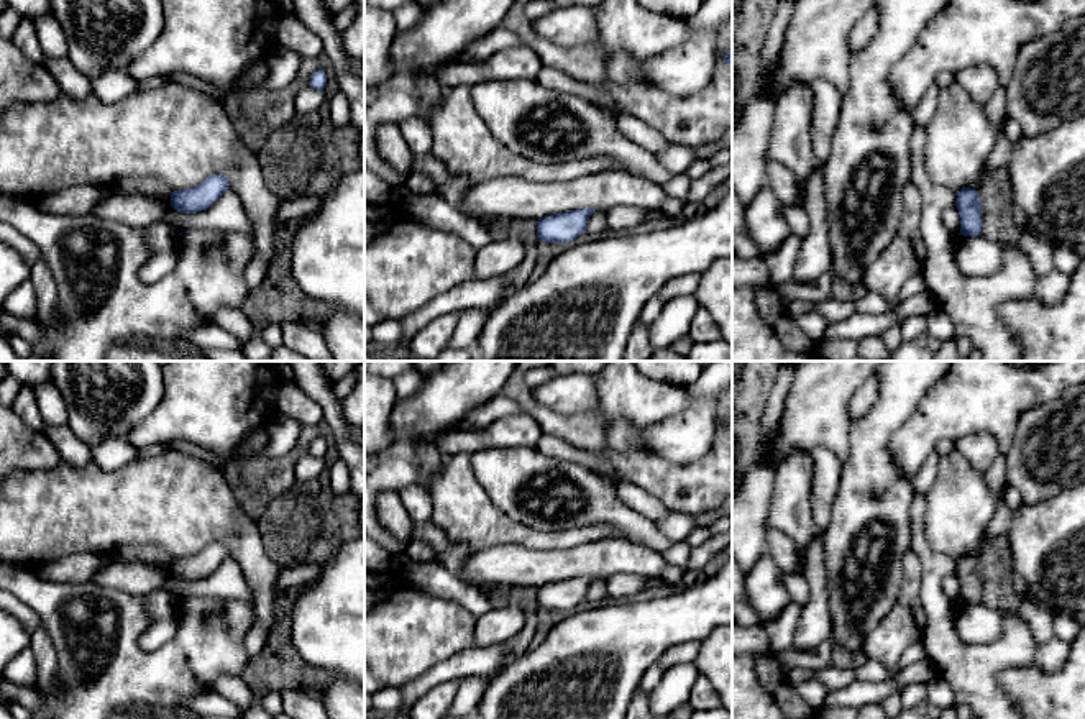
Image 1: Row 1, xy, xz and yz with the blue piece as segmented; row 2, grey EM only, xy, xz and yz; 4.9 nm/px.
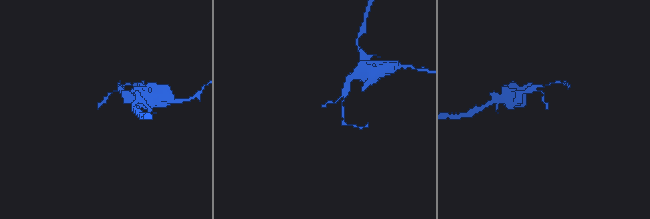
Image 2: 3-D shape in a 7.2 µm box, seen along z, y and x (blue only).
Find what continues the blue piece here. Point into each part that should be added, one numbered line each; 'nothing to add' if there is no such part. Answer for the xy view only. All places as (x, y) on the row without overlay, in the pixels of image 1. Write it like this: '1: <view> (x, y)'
nothing to add

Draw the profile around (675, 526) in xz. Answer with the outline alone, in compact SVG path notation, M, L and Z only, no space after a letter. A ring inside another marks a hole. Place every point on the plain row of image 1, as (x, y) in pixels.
M670 511L668 515L658 519L655 524L671 542L684 542L688 535L698 527L694 515L673 511Z

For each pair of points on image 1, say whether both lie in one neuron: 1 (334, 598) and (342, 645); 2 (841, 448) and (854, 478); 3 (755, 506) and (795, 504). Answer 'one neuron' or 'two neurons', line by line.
1: one neuron
2: two neurons
3: two neurons

